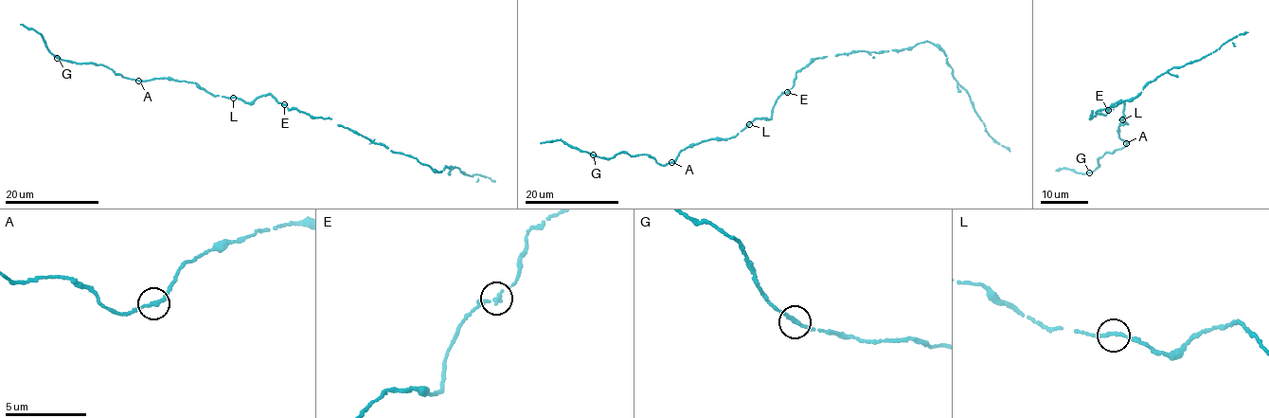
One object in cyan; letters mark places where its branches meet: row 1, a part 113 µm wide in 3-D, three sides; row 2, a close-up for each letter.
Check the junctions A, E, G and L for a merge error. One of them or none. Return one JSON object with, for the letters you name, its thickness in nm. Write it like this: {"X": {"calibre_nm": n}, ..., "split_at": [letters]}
{"split_at": []}

